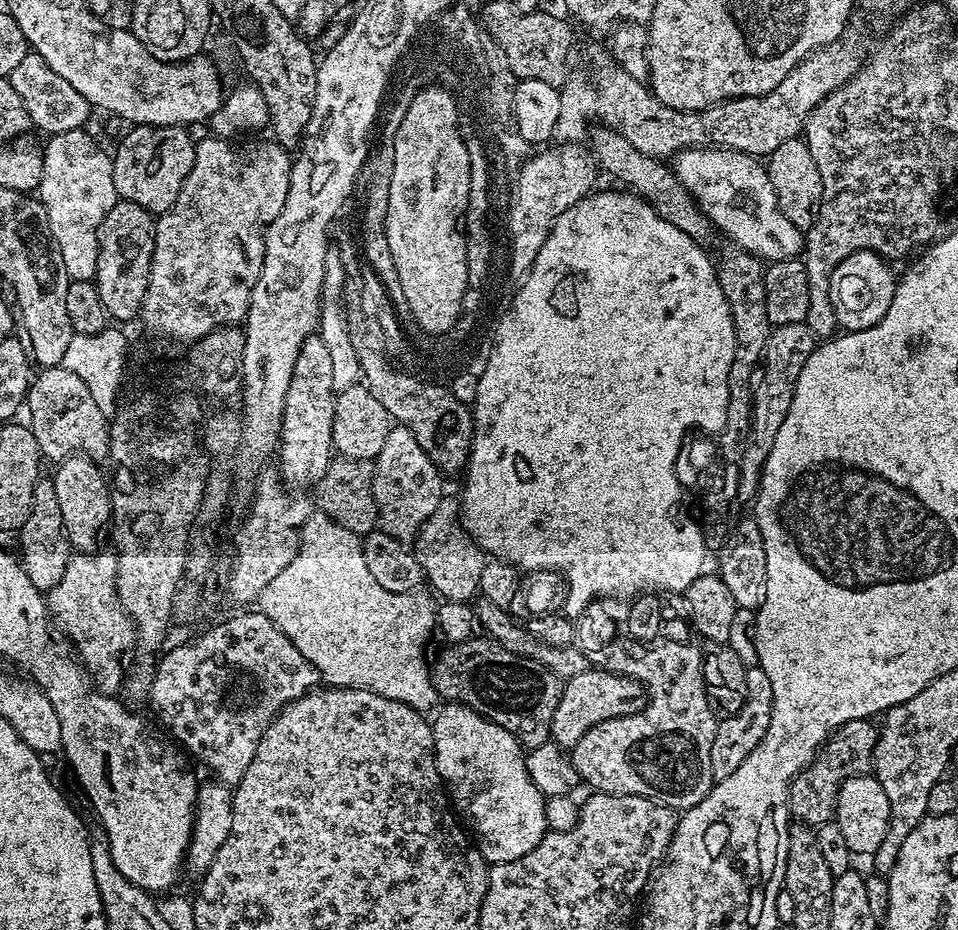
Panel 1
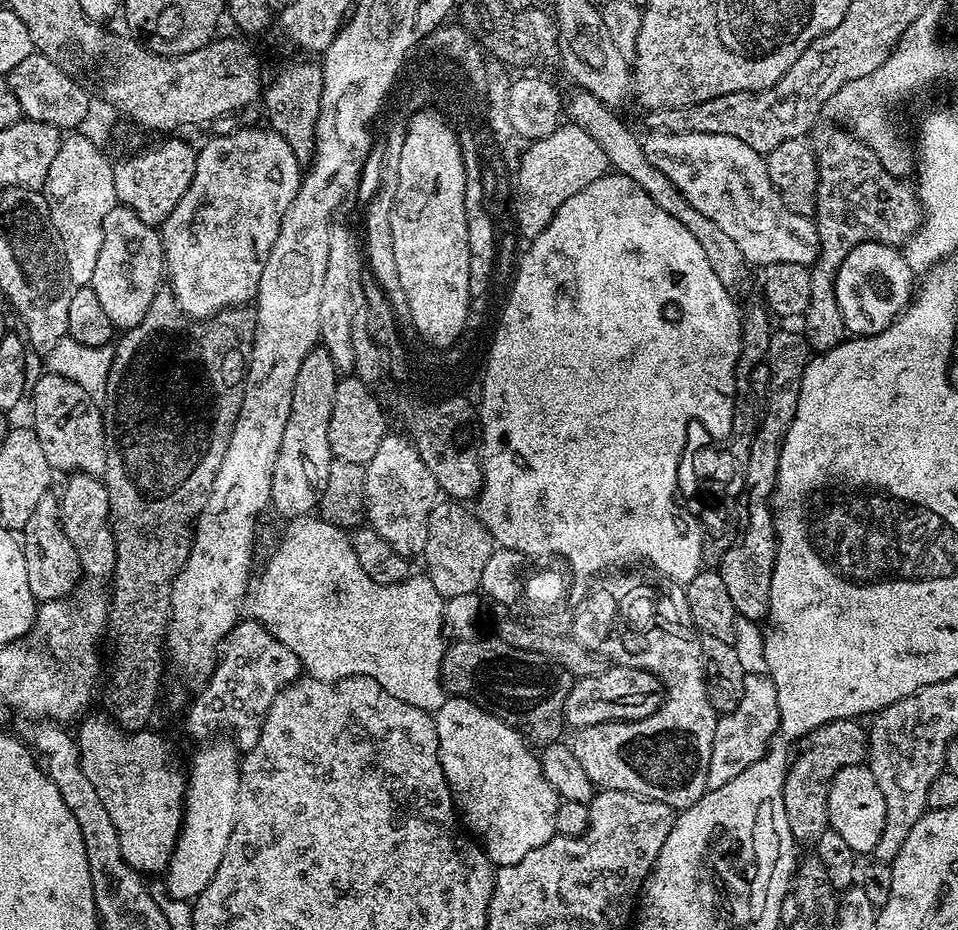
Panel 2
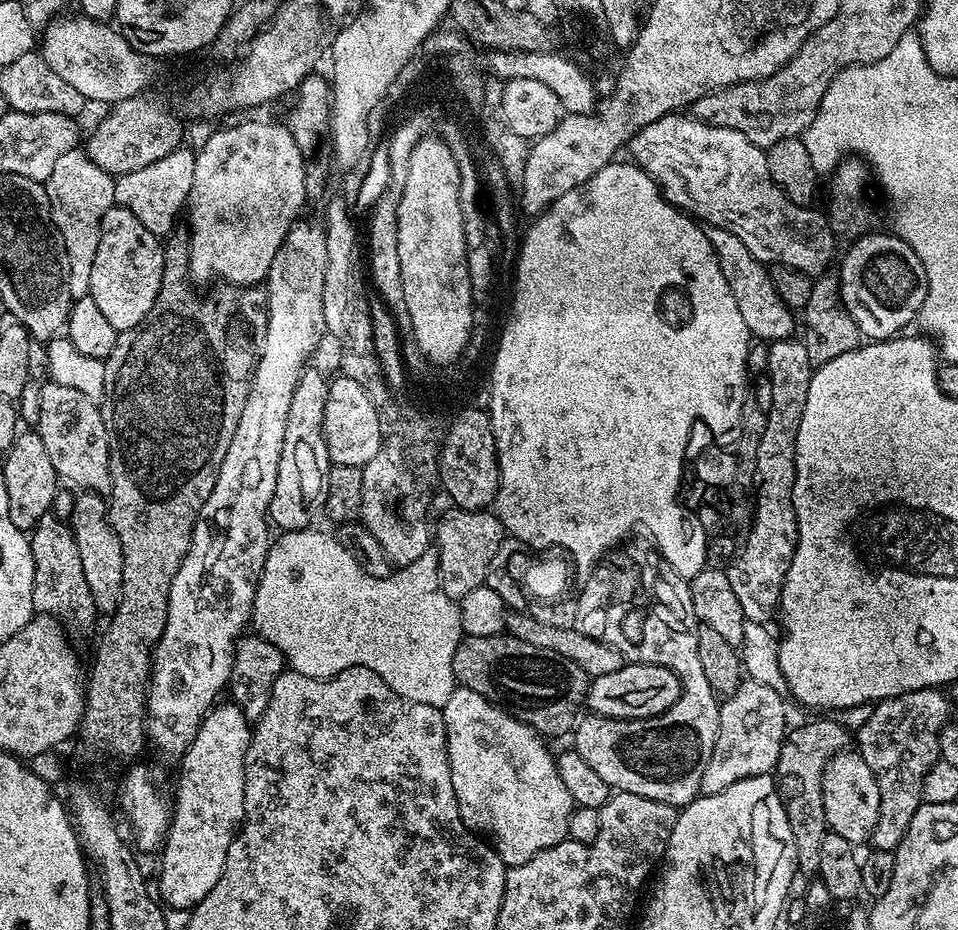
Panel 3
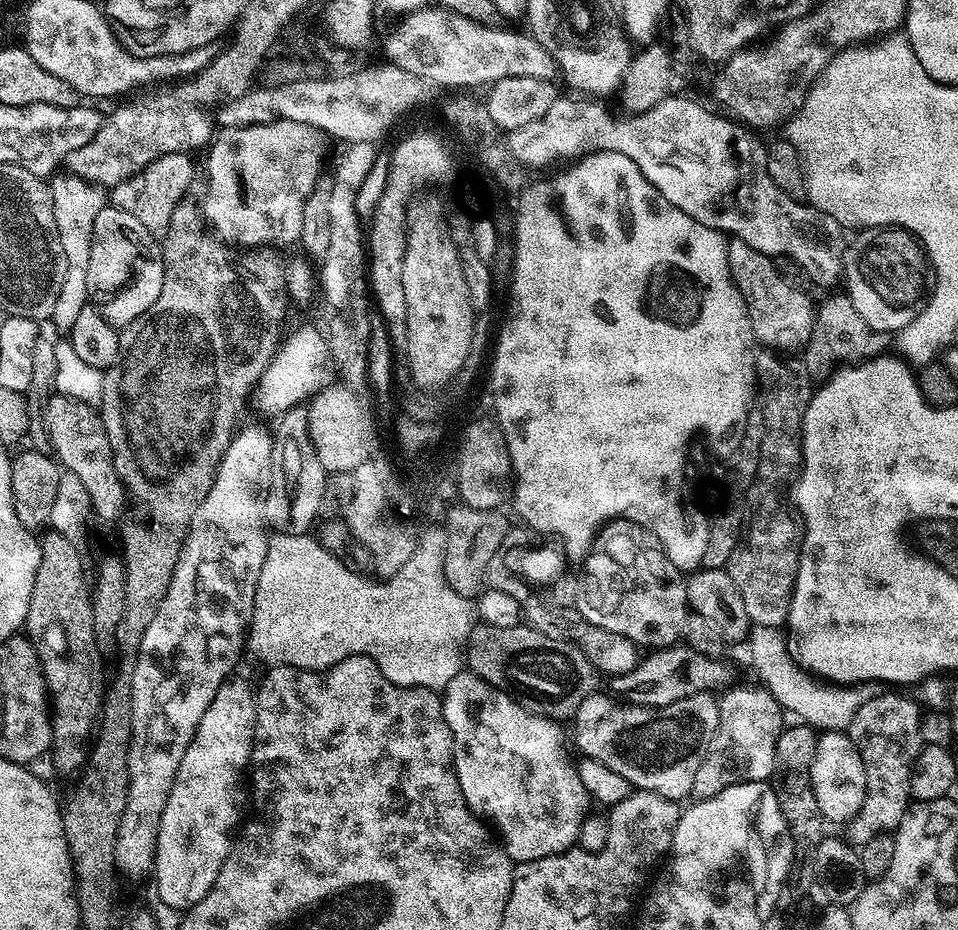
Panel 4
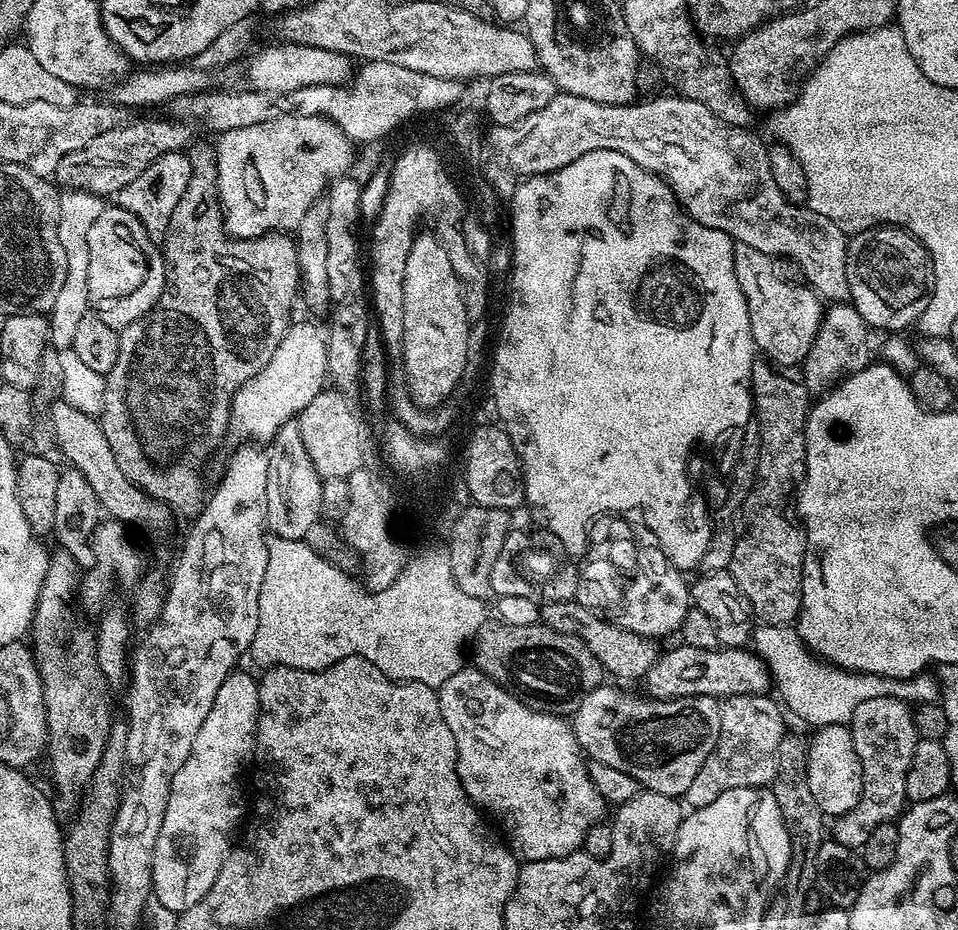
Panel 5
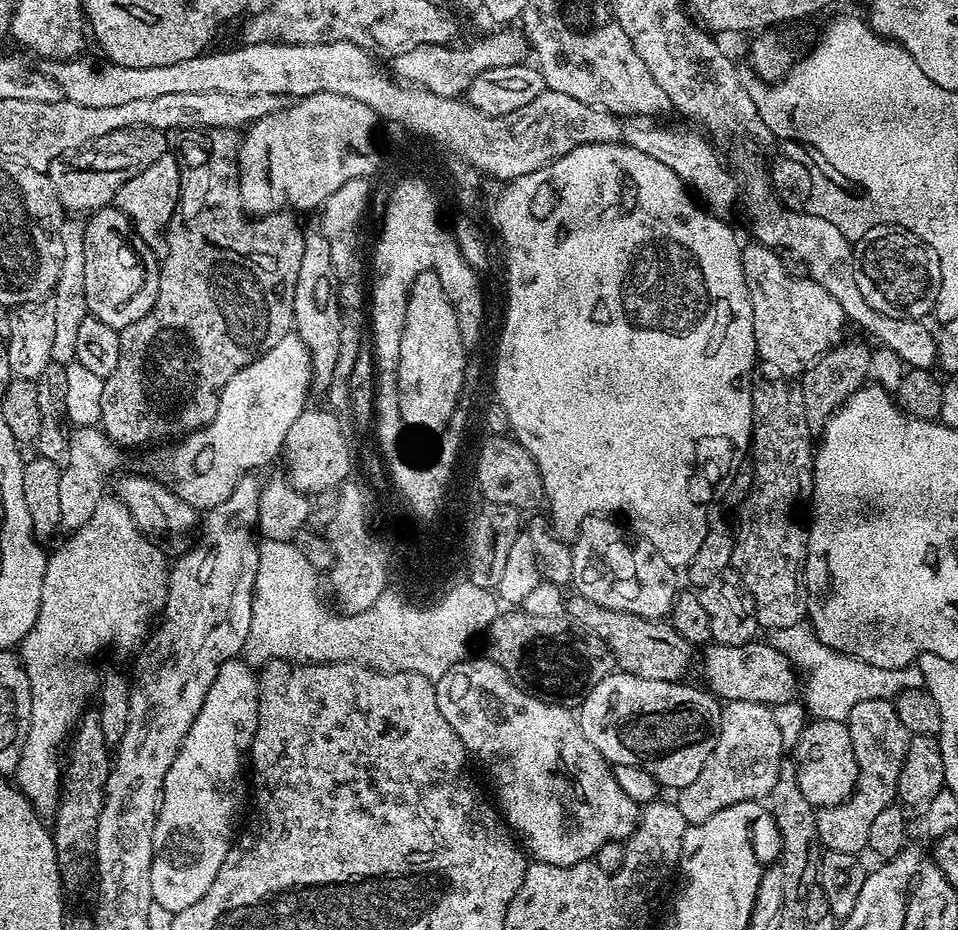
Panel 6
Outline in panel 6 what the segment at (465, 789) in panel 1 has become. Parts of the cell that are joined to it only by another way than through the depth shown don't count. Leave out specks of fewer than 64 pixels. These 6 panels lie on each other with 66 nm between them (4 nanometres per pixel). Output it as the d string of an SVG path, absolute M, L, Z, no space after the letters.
M465 658L461 660L459 664L456 664L450 670L446 670L446 674L435 681L438 710L442 710L442 718L446 718L446 722L450 722L454 734L458 734L458 738L464 744L465 752L471 754L473 757L480 756L485 770L492 775L492 784L496 787L497 801L495 800L495 803L498 805L503 819L506 821L509 829L514 833L517 841L522 845L525 853L535 863L549 864L555 868L569 868L577 864L580 860L591 861L595 857L597 850L608 844L611 840L627 841L628 837L632 835L633 830L636 828L636 821L640 818L641 809L630 799L629 795L624 793L622 786L618 786L618 782L612 773L612 768L604 756L598 754L598 750L594 750L594 746L590 746L586 734L582 734L579 719L574 715L573 709L571 712L568 709L571 707L542 700L539 695L520 688L505 674L502 666L492 660L487 658L481 658L481 660L472 659Z

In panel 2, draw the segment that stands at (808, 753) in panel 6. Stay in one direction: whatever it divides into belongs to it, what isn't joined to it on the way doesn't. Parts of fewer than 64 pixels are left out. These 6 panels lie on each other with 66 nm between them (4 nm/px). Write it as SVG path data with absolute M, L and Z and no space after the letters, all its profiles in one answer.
M849 762L830 782L828 795L828 827L837 832L857 854L875 853L878 838L882 838L882 826L886 826L886 798L874 782L874 774L863 763Z

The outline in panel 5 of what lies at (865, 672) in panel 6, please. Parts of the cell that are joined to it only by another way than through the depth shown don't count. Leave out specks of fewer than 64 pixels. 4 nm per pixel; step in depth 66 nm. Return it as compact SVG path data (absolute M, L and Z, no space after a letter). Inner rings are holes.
M759 623L753 629L752 646L773 671L774 686L777 686L783 698L783 705L814 728L851 723L854 710L867 699L892 697L918 706L937 703L941 699L940 681L935 673L930 674L925 670L910 679L894 679L837 669L814 655L791 625ZM778 668L782 670L776 671Z

